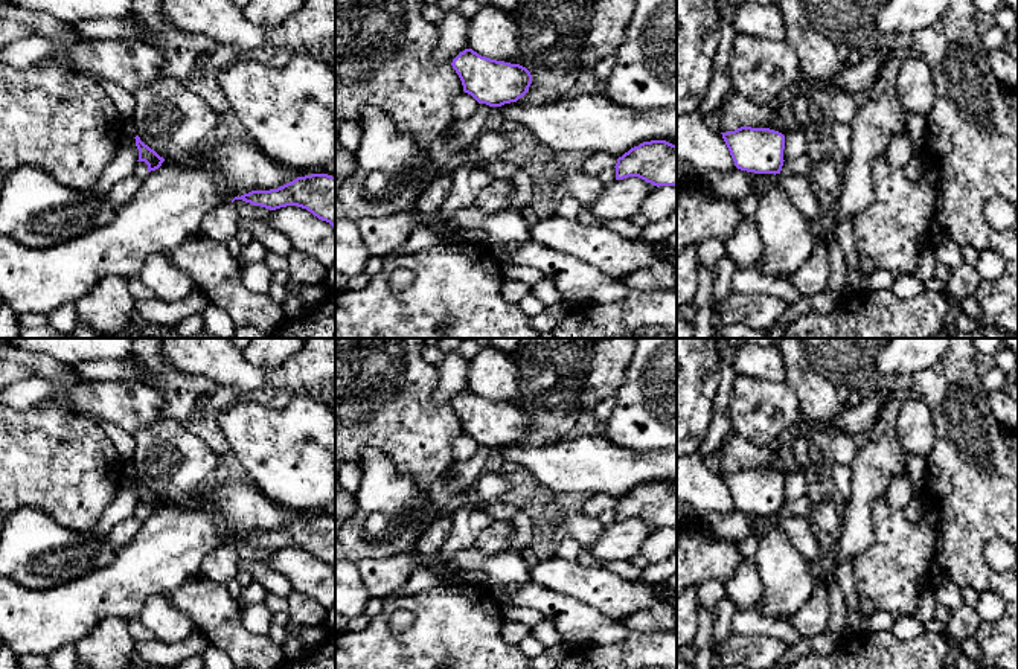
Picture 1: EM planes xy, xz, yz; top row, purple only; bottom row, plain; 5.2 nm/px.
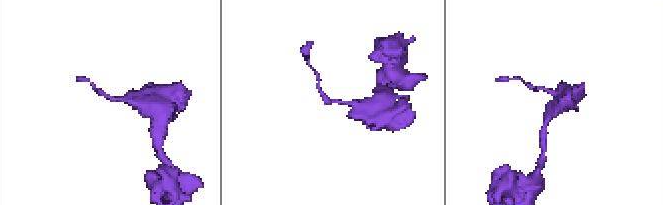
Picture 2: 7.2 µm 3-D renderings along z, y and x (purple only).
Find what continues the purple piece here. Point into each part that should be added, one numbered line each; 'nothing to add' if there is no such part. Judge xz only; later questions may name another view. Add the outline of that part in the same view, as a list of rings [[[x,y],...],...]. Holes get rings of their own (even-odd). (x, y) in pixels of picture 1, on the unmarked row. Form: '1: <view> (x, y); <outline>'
nothing to add

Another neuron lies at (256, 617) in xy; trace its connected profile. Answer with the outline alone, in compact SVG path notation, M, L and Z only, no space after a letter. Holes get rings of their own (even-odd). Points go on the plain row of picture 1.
M264 603L241 607L241 620L245 629L254 635L268 635L273 613Z

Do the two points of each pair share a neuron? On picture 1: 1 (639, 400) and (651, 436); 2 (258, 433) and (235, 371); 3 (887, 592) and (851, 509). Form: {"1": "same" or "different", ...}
{"1": "same", "2": "different", "3": "different"}

